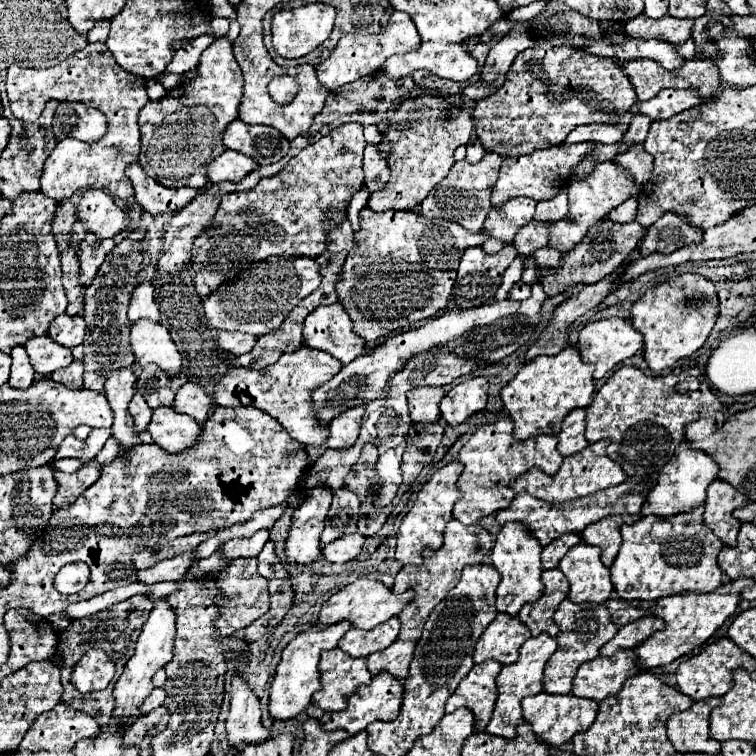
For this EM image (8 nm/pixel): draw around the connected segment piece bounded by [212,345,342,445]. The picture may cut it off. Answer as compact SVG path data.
M302 345L294 353L284 353L272 367L266 367L266 373L252 371L252 369L228 369L228 373L216 383L214 389L214 401L222 407L240 407L240 405L252 405L268 415L272 415L276 421L282 423L282 427L290 433L292 439L304 443L304 445L320 445L328 437L328 427L318 425L310 393L330 381L338 371L342 363L332 359L332 355L324 351L310 349Z

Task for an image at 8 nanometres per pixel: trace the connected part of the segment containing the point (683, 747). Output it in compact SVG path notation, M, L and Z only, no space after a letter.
M710 697L668 719L668 739L678 753L720 753L722 743L708 735L710 711L718 705L720 697Z

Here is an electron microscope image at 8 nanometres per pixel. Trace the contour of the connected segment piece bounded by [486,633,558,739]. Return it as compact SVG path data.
M542 633L538 637L530 637L522 649L520 649L520 657L516 663L502 667L496 685L498 685L498 699L496 699L496 707L494 707L494 715L486 727L486 733L490 735L498 735L498 737L506 737L506 739L514 739L516 737L516 727L520 723L524 723L522 719L522 709L520 703L524 697L530 695L538 695L542 691L542 671L546 661L552 657L552 653L558 649L556 639L552 639L550 635Z

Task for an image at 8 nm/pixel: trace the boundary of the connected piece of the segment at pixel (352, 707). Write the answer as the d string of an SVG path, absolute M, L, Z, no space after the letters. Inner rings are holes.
M380 673L372 679L370 685L358 687L350 697L348 697L348 705L344 711L338 713L330 713L328 719L322 721L324 731L334 731L334 729L346 729L350 735L356 735L358 731L366 729L370 723L374 721L394 721L398 717L400 705L402 705L402 683L398 679L394 679L390 673Z

